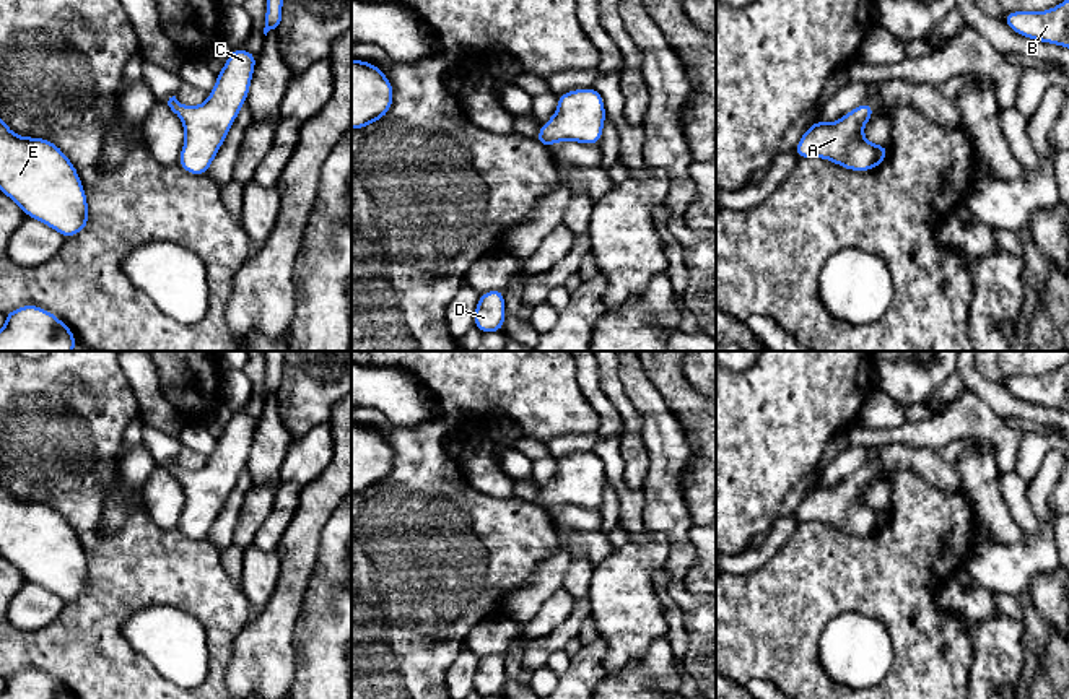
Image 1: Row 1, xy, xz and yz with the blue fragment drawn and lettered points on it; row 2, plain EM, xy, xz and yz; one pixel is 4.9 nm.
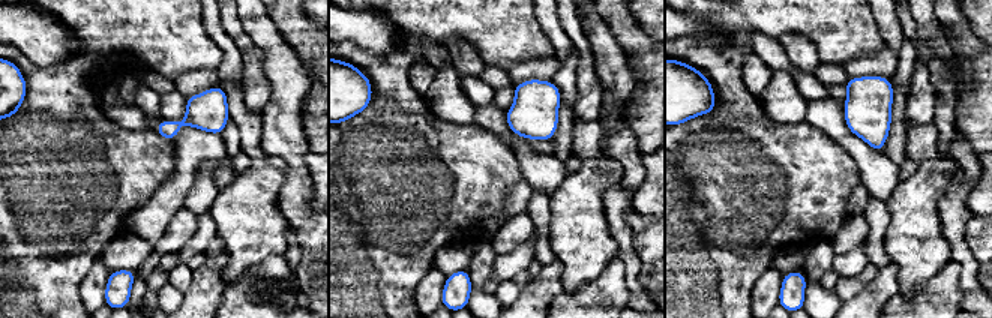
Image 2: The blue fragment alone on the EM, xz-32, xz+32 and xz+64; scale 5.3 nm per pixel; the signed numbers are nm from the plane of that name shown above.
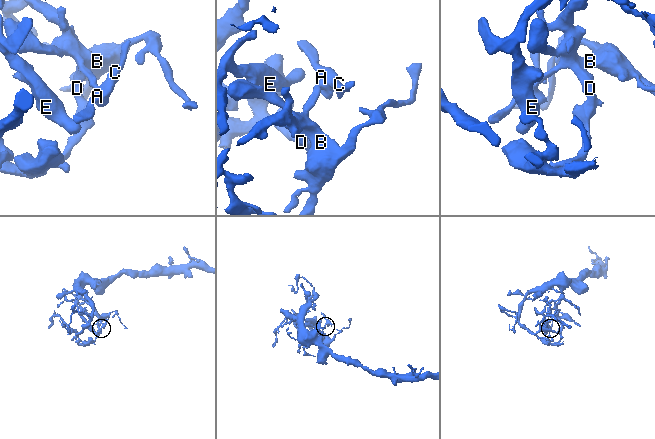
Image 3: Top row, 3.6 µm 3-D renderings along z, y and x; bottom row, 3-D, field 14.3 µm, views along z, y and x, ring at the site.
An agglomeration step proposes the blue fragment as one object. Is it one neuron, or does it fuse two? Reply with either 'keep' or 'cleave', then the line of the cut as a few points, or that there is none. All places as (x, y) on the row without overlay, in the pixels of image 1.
keep | no cut

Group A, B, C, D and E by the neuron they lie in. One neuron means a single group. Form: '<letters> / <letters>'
A B C D E

